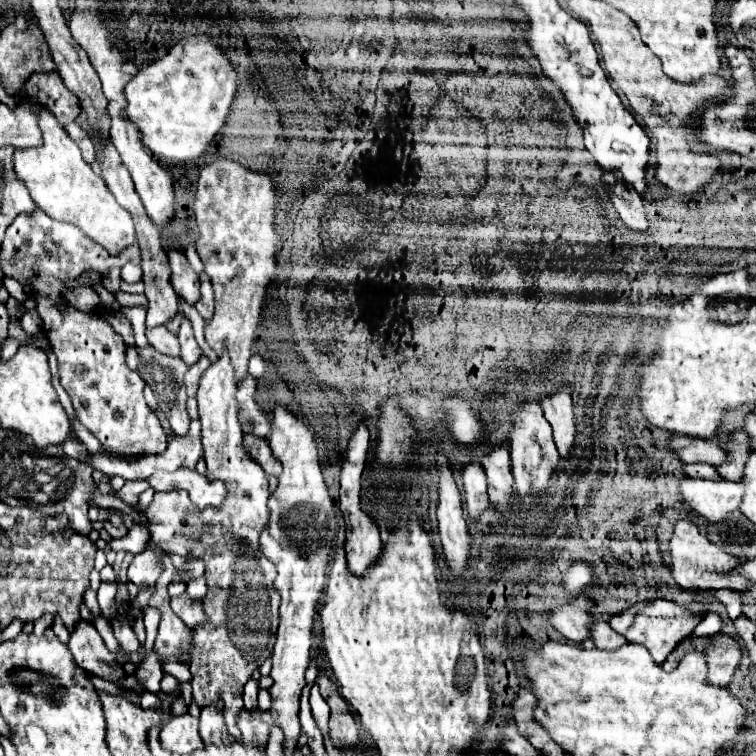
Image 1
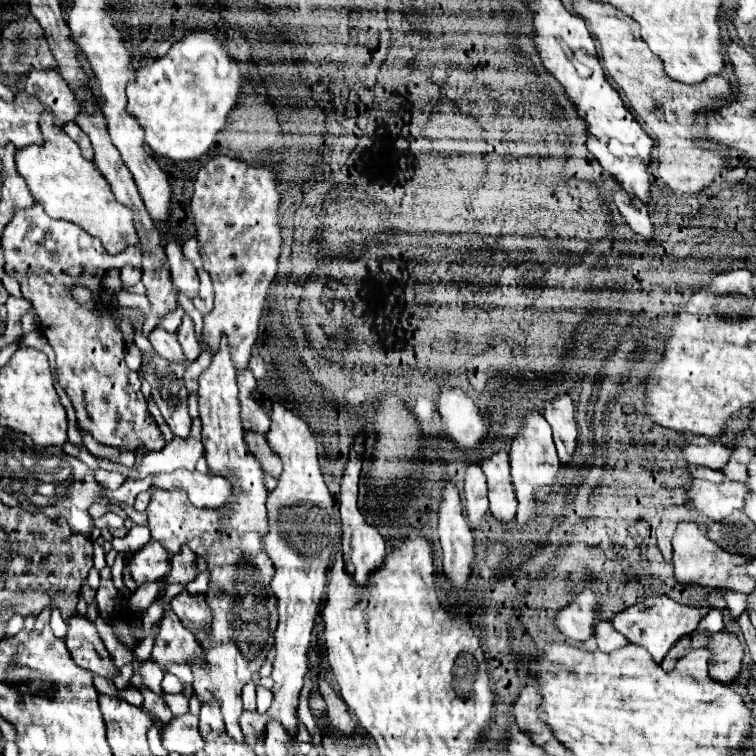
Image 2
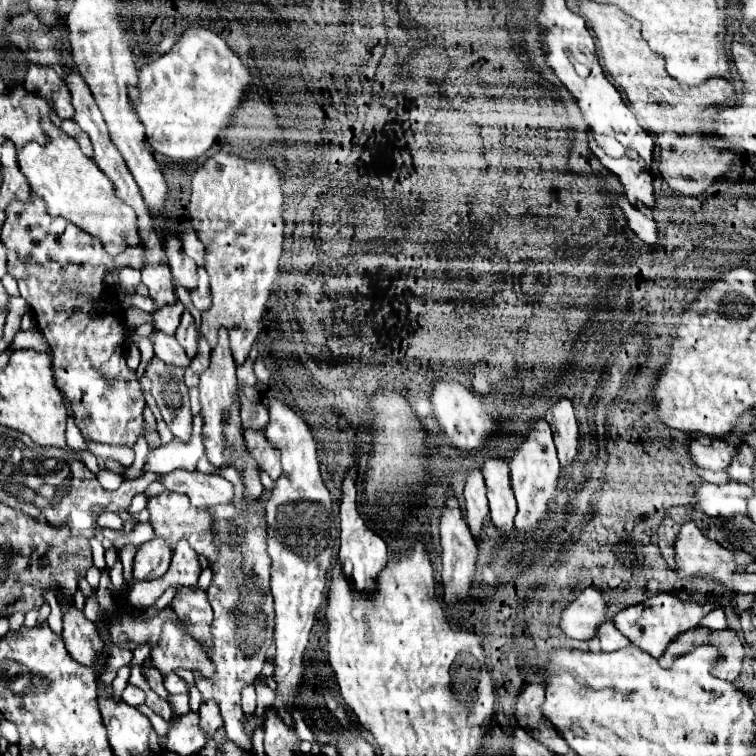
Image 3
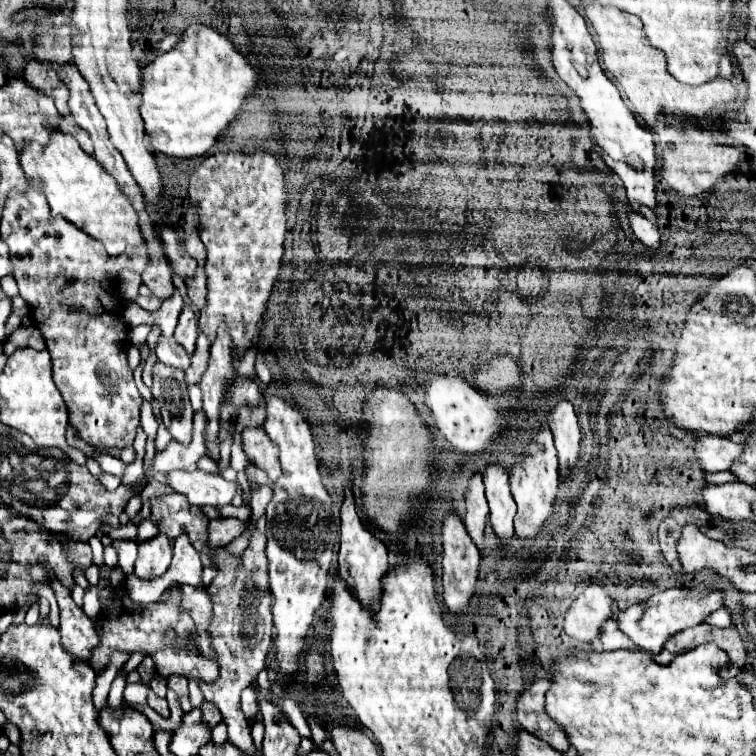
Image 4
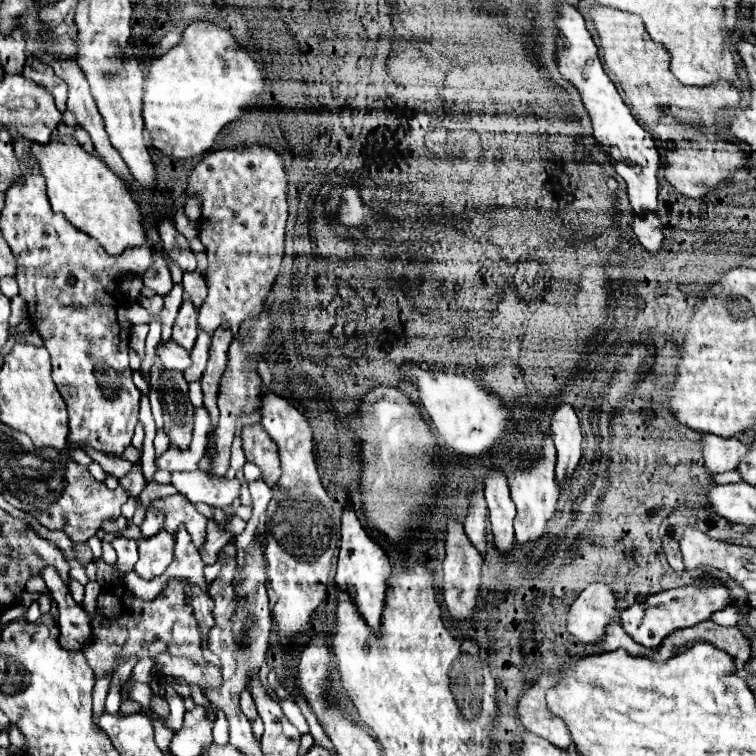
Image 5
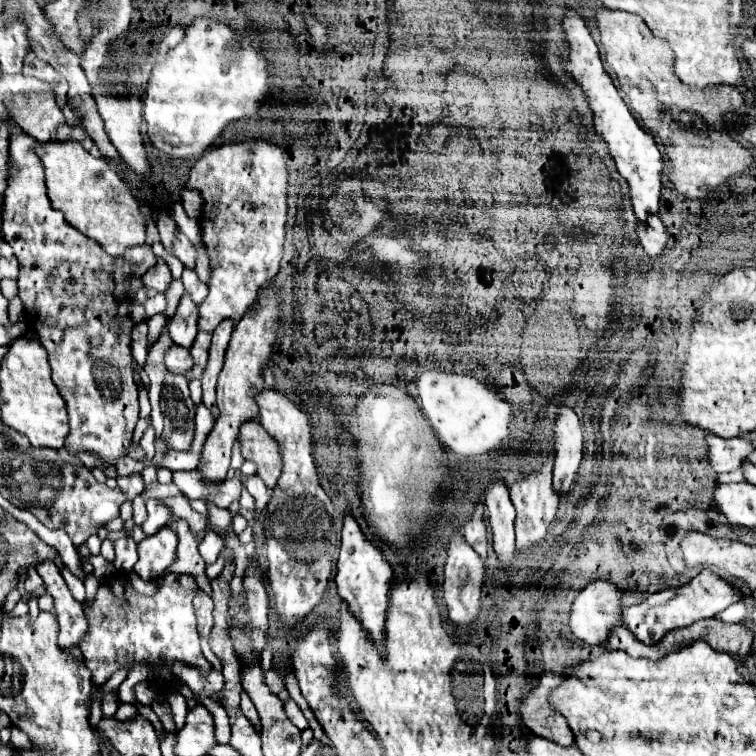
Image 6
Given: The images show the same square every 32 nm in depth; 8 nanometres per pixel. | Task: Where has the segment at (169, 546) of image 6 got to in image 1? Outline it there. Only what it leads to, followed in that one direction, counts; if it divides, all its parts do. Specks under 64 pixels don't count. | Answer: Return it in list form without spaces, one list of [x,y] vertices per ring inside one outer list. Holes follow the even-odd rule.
[[[150,542],[144,552],[140,552],[140,554],[134,556],[132,564],[128,566],[128,578],[134,584],[138,584],[140,588],[156,584],[156,580],[164,572],[162,556],[164,556],[164,550],[158,544]]]

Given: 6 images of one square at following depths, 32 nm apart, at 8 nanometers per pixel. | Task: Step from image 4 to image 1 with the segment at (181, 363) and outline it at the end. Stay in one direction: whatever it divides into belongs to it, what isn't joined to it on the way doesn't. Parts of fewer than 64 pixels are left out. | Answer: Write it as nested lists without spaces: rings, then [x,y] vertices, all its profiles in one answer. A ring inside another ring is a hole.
[[[156,326],[156,328],[146,330],[146,338],[160,354],[170,356],[170,358],[180,358],[178,338],[176,338],[176,334],[168,332],[164,326]]]

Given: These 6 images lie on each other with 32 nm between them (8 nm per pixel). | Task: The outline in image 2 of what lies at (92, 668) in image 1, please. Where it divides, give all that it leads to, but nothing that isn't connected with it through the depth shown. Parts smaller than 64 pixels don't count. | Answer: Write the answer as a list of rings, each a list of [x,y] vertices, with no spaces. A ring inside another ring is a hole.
[[[78,612],[68,618],[66,626],[68,626],[68,632],[64,642],[74,662],[100,676],[116,676],[116,668],[110,662],[112,658],[106,652],[96,626]]]

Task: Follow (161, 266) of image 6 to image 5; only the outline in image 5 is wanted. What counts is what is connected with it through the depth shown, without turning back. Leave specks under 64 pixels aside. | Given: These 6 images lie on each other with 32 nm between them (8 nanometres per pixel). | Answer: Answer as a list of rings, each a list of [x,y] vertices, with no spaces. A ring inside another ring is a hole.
[[[156,260],[144,274],[142,274],[144,286],[152,288],[156,294],[164,296],[170,292],[172,288],[172,276],[168,270],[168,264],[164,260]]]

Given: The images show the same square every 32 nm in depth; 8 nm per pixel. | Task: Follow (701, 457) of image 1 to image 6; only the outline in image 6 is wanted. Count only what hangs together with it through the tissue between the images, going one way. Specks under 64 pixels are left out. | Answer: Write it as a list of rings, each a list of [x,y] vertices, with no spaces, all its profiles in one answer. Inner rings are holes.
[[[708,434],[708,446],[710,446],[710,464],[712,468],[722,474],[722,472],[734,472],[738,468],[744,466],[746,458],[744,456],[732,456],[730,454],[730,448],[726,448],[724,444],[724,438],[720,436],[714,436],[714,434]]]

